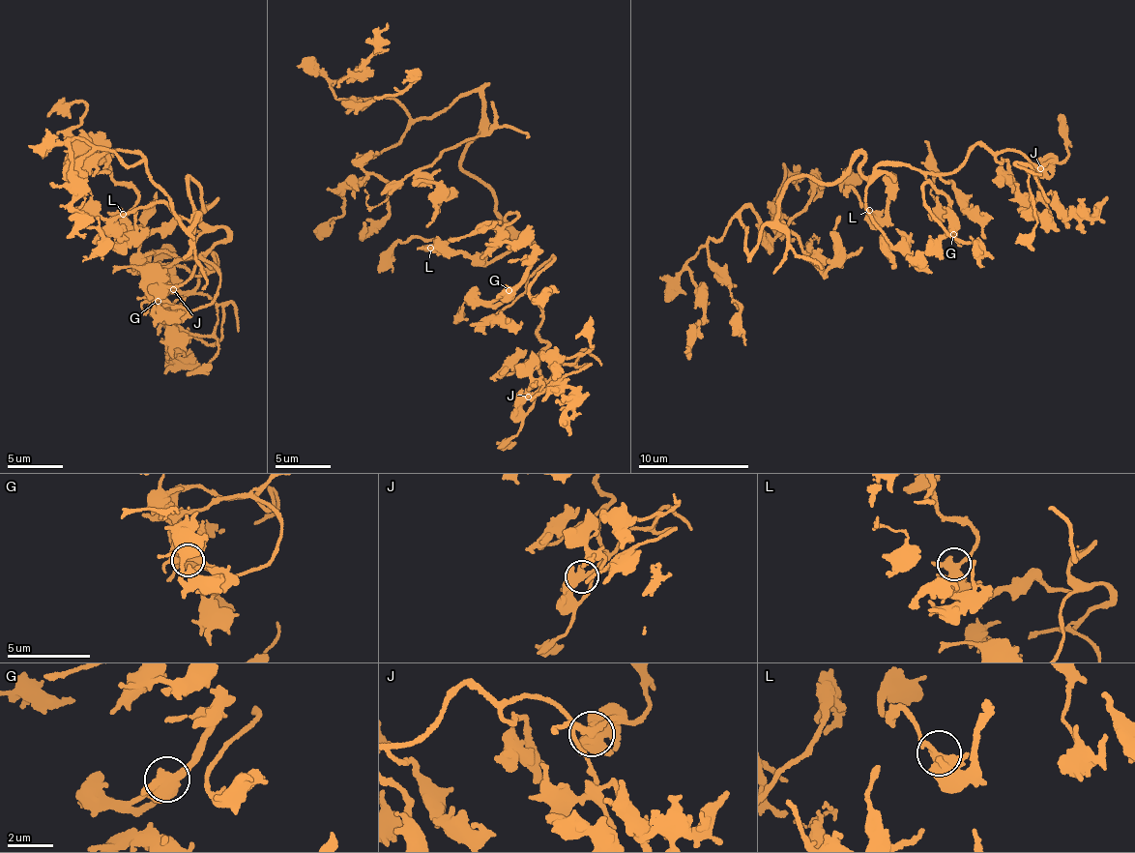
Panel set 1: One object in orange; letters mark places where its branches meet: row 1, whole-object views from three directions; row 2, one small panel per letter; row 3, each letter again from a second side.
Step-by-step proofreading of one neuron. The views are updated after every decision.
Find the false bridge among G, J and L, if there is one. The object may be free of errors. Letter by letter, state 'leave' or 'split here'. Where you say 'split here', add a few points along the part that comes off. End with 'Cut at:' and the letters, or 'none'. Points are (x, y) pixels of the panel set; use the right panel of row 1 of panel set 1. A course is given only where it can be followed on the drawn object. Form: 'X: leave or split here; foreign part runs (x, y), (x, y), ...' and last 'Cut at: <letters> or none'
G: leave
J: leave
L: leave
Cut at: none

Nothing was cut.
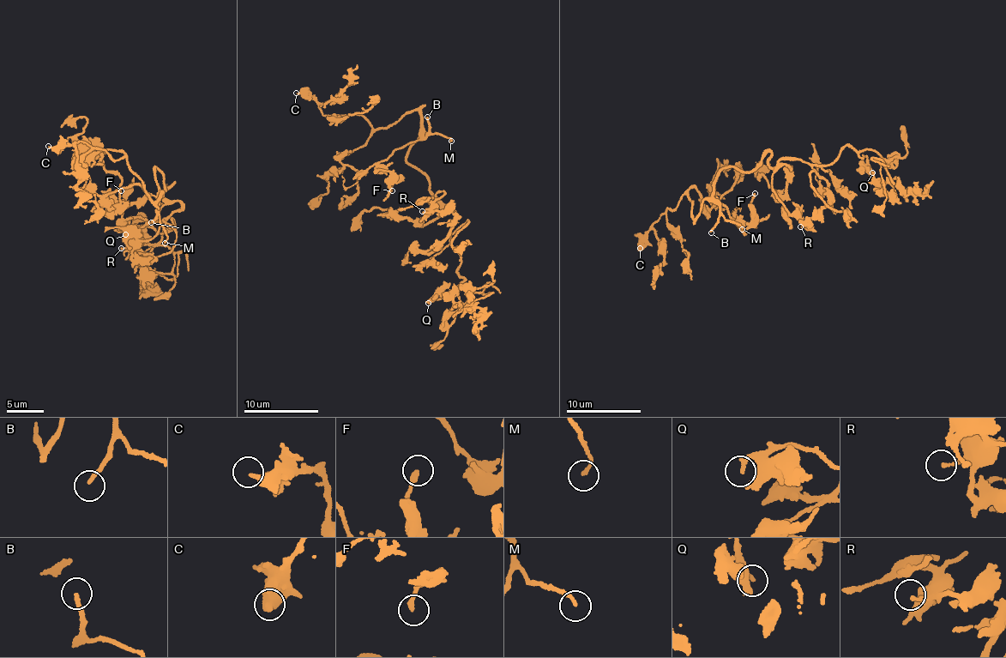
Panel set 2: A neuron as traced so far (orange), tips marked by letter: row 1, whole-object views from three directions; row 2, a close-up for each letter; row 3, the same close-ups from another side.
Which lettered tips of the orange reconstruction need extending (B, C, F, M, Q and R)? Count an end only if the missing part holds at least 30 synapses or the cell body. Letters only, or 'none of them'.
B, M

